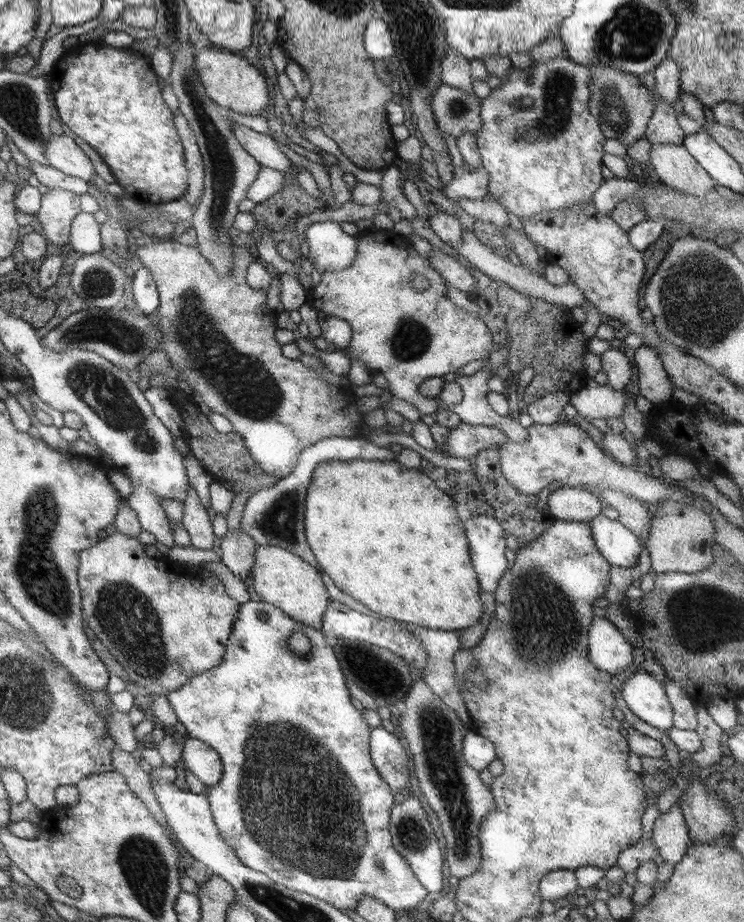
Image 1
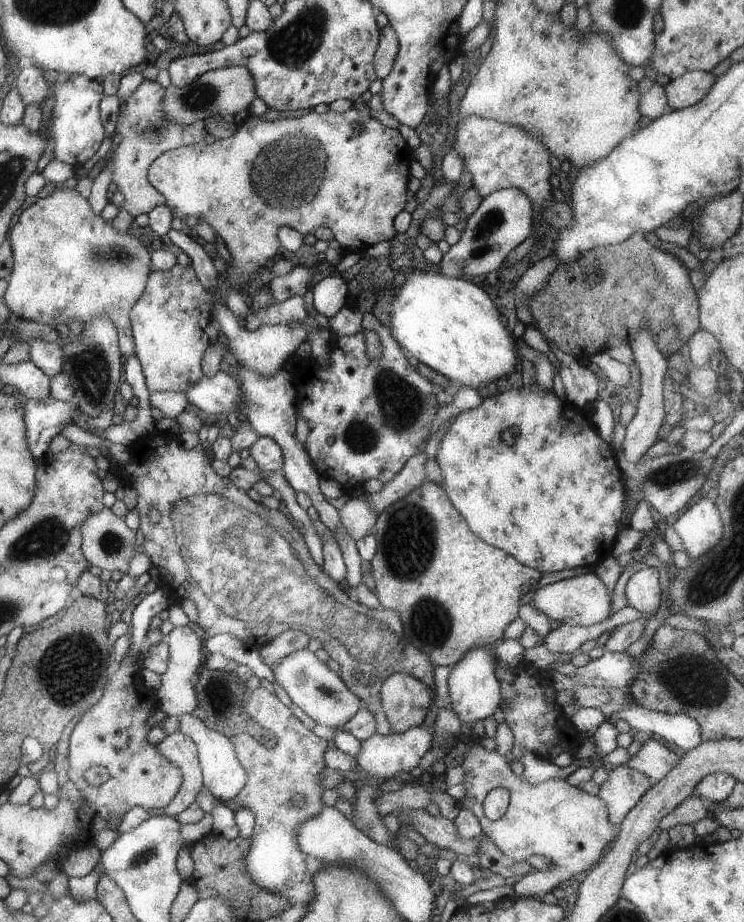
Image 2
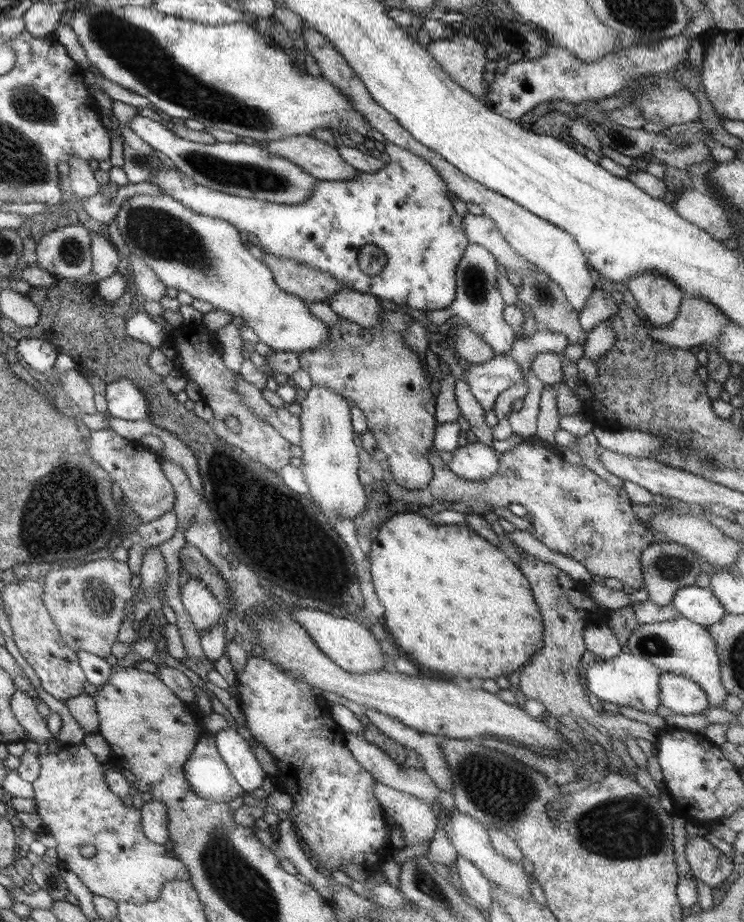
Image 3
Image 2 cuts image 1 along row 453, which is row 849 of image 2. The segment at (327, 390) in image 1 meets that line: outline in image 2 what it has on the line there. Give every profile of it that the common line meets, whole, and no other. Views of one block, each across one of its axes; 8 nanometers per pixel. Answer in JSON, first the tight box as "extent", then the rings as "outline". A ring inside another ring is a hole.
{"extent":[229,686,328,905],"outline":[[[261,686],[248,692],[244,712],[249,720],[273,734],[277,742],[273,748],[264,748],[245,732],[229,736],[237,761],[246,771],[246,784],[231,802],[239,809],[249,809],[255,817],[243,872],[258,888],[282,897],[291,905],[307,905],[315,894],[312,877],[326,863],[304,854],[299,849],[296,833],[302,823],[318,816],[324,808],[320,777],[326,768],[323,756],[328,742],[314,736],[283,702],[279,702],[274,693]],[[296,793],[305,798],[302,808],[291,805]]]}

